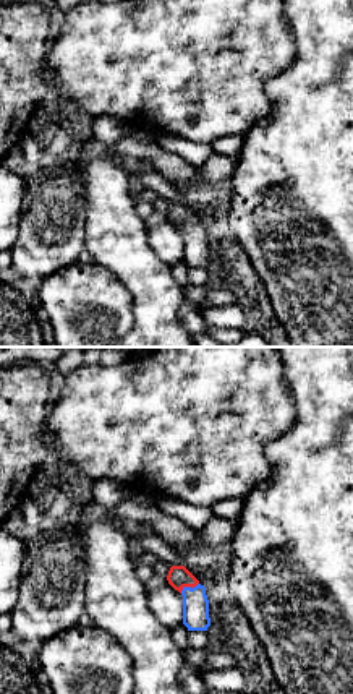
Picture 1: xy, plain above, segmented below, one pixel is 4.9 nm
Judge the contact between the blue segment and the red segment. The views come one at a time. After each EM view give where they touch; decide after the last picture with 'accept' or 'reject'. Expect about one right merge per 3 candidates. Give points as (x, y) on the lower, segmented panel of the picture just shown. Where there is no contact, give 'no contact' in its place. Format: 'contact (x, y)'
contact (188, 587)

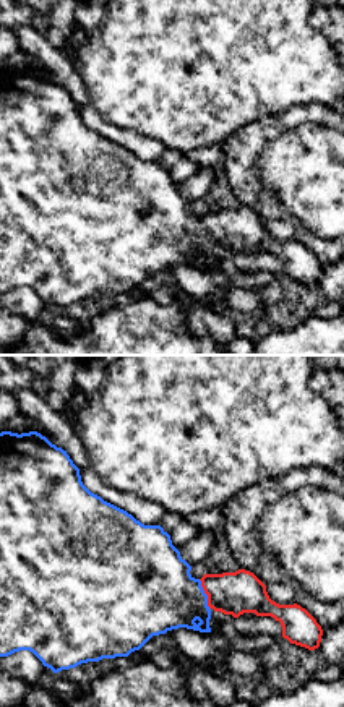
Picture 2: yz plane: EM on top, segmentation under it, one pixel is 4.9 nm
contact (205, 594)

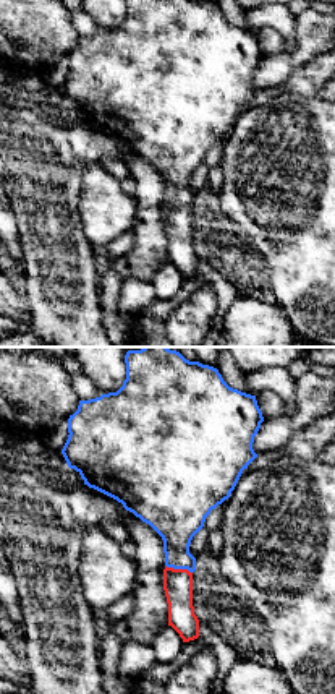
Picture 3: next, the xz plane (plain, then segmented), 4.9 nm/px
contact (178, 568)

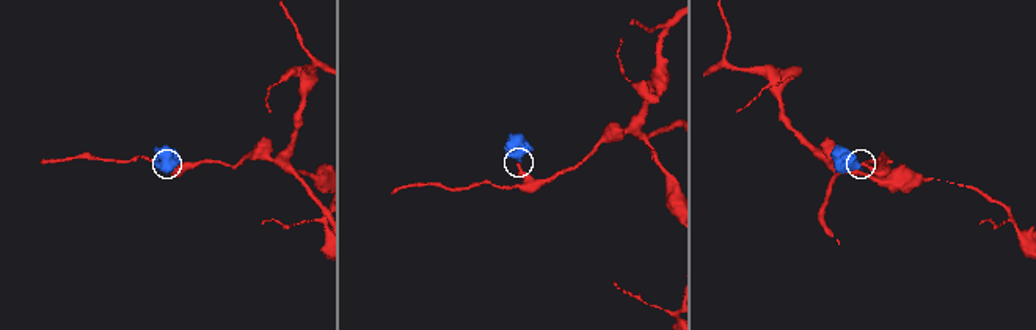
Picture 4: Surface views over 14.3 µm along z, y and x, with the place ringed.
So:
accept

